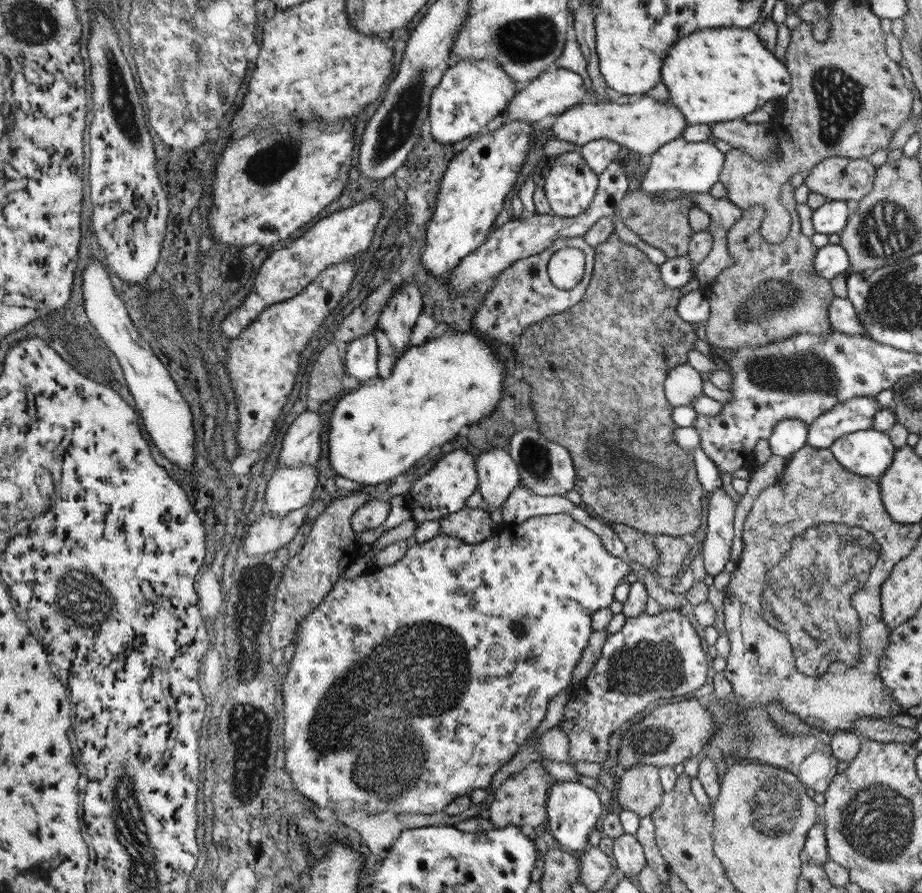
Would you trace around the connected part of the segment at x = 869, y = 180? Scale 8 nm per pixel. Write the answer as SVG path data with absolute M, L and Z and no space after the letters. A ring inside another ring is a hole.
M829 158L817 164L805 178L805 186L811 192L823 194L831 200L861 202L869 194L875 182L875 168L867 160Z

